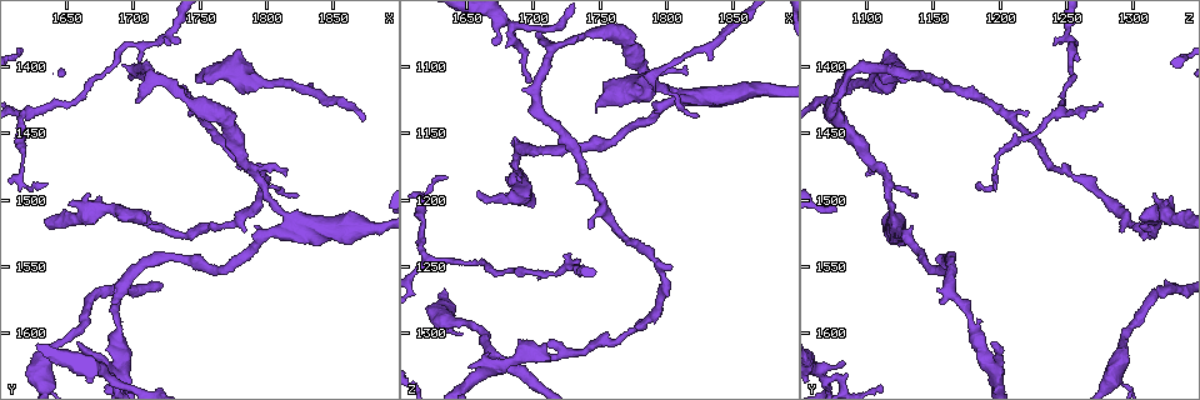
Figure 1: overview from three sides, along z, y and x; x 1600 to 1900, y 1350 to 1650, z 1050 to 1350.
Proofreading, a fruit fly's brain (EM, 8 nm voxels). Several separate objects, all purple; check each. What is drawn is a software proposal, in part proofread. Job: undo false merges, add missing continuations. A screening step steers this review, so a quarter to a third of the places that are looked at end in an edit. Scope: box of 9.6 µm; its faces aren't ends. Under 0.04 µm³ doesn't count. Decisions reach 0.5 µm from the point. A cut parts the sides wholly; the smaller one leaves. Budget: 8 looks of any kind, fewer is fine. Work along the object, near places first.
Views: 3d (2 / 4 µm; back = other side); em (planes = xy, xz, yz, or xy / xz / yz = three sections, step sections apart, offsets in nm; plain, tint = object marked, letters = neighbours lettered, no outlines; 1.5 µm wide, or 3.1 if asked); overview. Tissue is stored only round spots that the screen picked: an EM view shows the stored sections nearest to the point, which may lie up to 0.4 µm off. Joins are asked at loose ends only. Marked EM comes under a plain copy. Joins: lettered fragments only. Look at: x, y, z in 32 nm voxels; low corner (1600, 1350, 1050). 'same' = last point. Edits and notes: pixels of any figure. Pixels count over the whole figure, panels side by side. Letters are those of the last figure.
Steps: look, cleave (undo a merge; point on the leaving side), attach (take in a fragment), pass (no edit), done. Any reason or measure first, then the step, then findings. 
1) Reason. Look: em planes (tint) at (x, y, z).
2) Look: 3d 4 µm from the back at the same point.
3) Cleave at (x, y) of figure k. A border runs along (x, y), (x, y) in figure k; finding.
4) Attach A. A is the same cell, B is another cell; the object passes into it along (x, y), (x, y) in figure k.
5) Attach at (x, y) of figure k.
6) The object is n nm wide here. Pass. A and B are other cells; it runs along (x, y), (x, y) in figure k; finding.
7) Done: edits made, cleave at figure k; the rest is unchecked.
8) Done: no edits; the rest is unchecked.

Tapers out. Look: 3d 4 µm from the back at (1826, 1494, 1136).

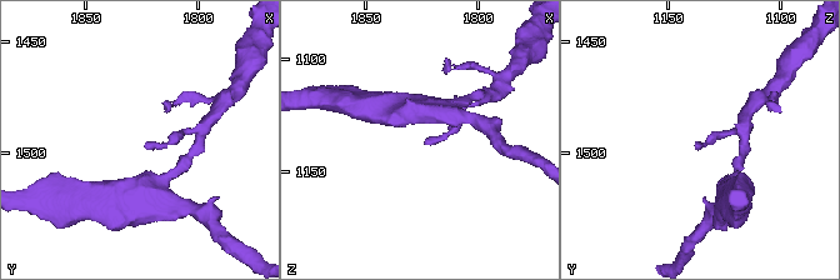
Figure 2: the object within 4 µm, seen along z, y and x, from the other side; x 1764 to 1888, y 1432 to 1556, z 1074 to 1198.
Shape alone is not enough. Look: em yz step 8 (tint) at (1824, 1497, 1137).

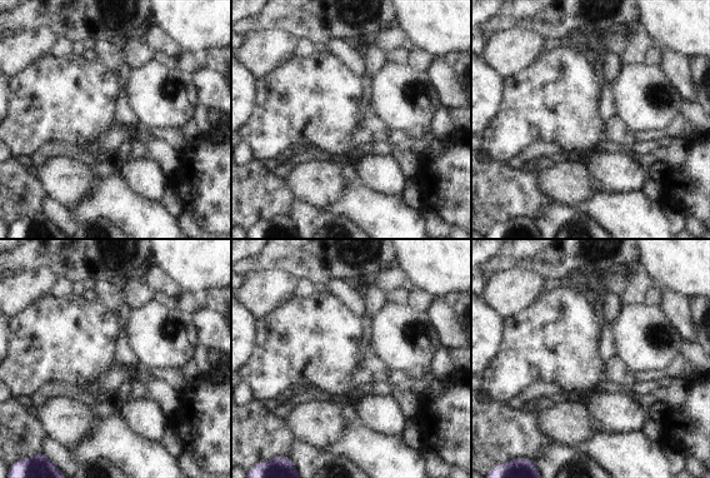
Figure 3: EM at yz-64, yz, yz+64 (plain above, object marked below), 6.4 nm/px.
Cut it another way. Look: em xy step 8 (letters) at the same point.

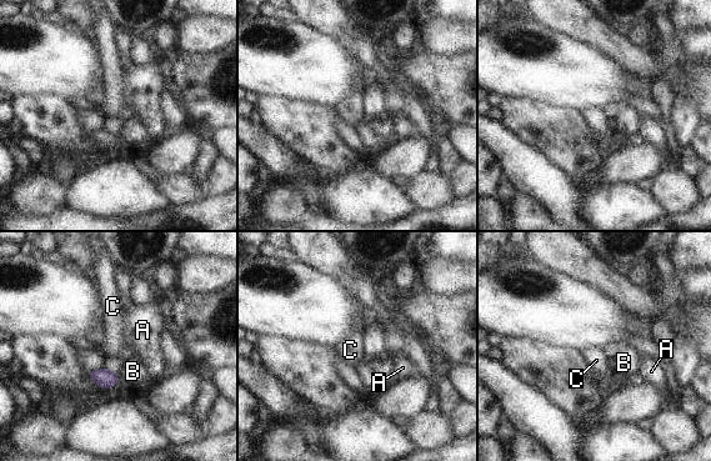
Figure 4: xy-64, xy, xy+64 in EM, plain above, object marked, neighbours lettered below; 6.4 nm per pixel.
Pass. A, B and C are other cells; a border runs along (110, 369), (120, 380) in figure 4; none of them fits.

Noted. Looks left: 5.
Free end. Look: em planes (letters) at (1740, 1438, 1222).

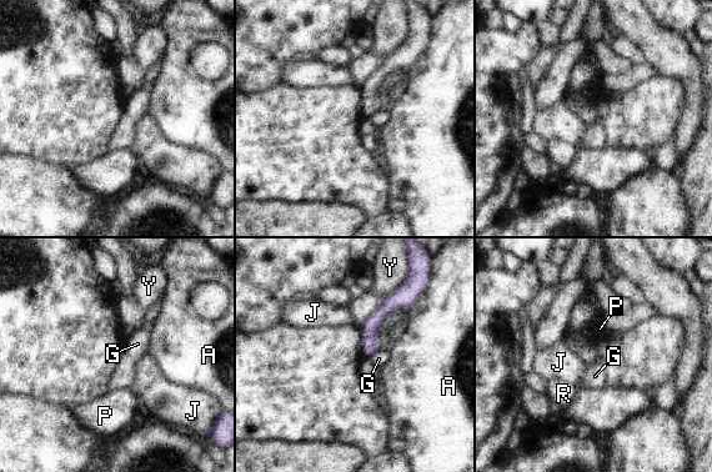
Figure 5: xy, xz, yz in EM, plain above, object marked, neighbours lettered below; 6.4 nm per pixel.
The longest contact is with Y, 200 nm. Pass. A, G, J, P, R and Y are other cells; it runs along (394, 296), (370, 326), (369, 351) in figure 5; no lettered fragment goes on from it.

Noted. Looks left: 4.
Free end. Look: 3d 4 µm at (1634, 1488, 1182).

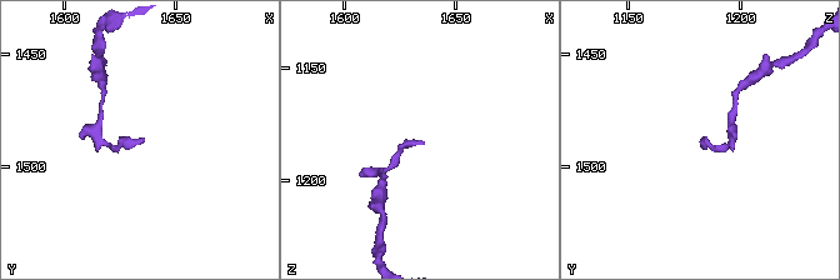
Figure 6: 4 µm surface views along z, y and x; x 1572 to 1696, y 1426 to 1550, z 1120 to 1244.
Now the EM. Look: em xz step 8 (tint) at (1634, 1488, 1182).

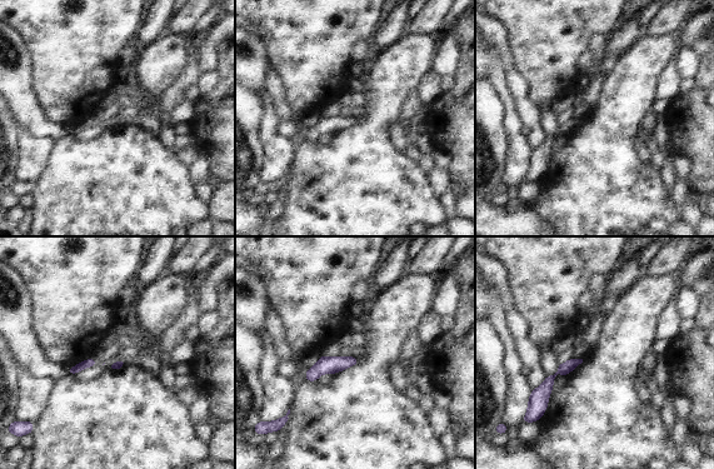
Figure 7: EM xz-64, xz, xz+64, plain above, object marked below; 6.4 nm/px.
Look: em planes (letters) at the same point.

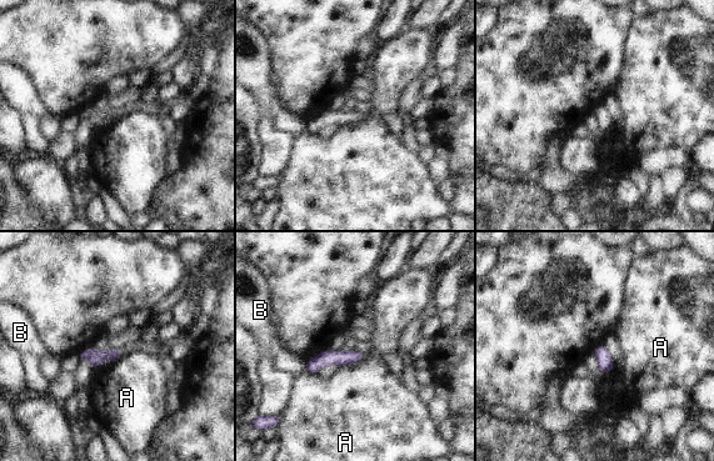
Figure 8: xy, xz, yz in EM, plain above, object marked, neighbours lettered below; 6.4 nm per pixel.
The object is 100 nm wide here. Pass. A and B are other cells; it runs along (359, 356), (325, 357), (309, 367) in figure 8; no lettered fragment goes on from it.

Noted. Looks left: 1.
Done: no edits; the rest is unchecked.

